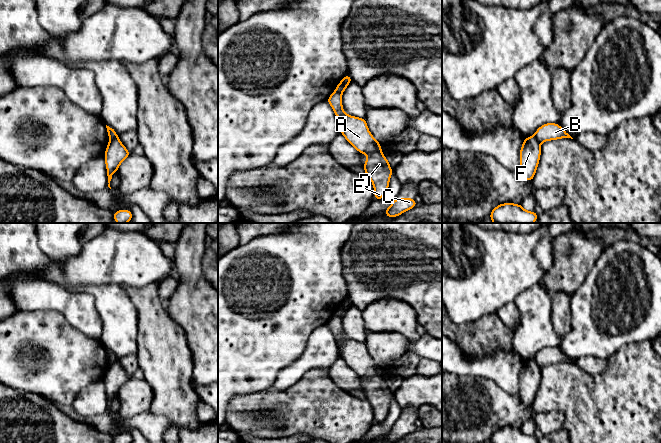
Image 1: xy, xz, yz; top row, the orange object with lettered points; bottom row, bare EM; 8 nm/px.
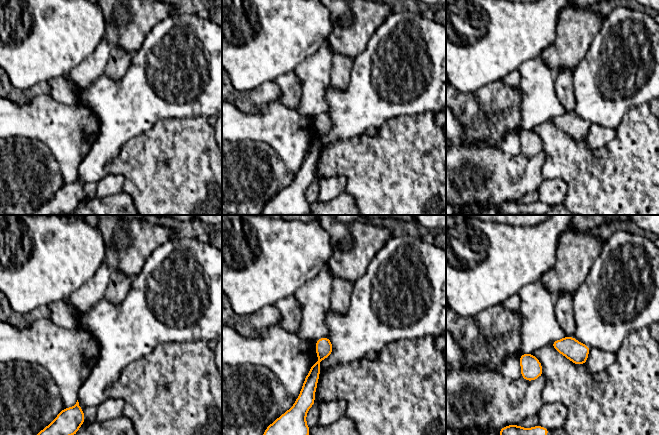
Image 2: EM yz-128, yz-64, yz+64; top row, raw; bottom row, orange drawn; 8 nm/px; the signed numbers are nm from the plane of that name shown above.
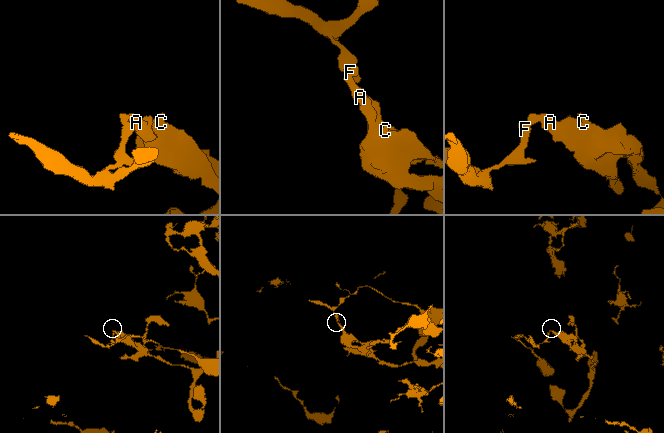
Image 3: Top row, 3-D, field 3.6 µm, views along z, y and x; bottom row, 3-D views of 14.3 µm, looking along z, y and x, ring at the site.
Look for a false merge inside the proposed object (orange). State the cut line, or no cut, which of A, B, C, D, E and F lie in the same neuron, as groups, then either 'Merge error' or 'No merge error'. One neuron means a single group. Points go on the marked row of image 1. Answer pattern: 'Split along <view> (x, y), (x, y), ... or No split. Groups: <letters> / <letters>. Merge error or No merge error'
Split along xy (117, 136), (110, 140). Groups: A B C D E / F. Merge error

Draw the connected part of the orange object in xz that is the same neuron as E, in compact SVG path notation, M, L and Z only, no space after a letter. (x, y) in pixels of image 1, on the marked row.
M333 92L326 101L340 120L340 133L359 153L369 156L363 169L373 184L374 200L381 200L388 191L393 174L387 158L382 154L382 145L370 133L365 118L350 116L344 112L341 93Z

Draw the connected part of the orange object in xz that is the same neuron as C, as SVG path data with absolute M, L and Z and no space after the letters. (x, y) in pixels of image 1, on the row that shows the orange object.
M396 198L384 213L389 218L395 218L416 206L418 204L414 198Z

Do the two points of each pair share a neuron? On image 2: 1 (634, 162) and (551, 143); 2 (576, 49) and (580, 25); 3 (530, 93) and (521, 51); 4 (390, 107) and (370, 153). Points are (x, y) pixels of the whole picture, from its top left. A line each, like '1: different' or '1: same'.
1: same
2: same
3: different
4: different

